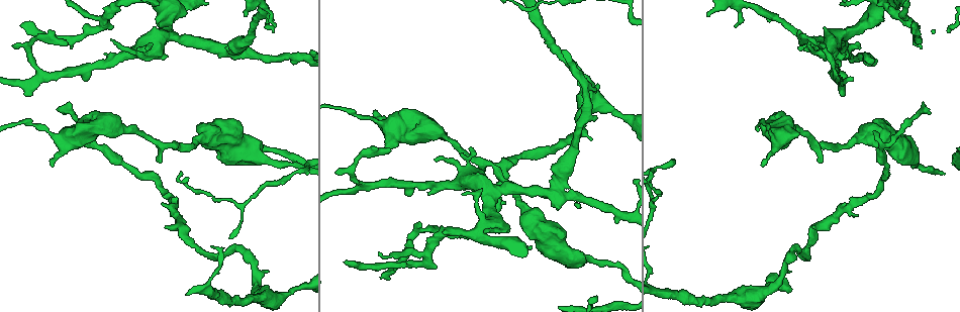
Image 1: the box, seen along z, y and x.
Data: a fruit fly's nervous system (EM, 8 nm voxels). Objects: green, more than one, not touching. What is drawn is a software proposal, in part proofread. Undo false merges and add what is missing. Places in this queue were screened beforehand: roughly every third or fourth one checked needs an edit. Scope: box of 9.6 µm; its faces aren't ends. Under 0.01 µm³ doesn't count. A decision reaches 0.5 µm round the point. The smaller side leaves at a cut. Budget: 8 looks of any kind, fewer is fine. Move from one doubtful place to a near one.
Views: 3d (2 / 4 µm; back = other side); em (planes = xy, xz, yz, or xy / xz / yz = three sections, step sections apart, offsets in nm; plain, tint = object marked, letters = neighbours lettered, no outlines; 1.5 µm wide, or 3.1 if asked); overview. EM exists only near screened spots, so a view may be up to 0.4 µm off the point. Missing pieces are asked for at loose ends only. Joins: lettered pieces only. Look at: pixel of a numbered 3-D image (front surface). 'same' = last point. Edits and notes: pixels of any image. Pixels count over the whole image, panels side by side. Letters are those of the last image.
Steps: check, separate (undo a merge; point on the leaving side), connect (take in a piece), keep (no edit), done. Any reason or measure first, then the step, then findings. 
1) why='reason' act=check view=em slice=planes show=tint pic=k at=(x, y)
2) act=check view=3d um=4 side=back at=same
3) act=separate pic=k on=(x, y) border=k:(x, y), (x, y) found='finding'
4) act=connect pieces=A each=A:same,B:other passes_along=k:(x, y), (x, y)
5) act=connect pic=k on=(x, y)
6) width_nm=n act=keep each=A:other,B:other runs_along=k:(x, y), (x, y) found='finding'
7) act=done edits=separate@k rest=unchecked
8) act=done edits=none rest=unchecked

why='branch stops here' act=check view=em slice=planes show=plain pic=1 at=(148, 50)

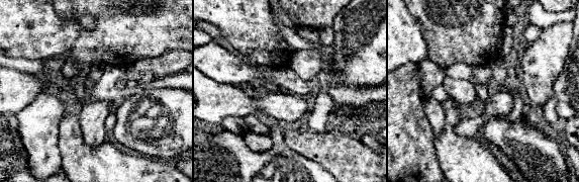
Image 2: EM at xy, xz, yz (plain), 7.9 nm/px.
act=check view=em slice=planes show=letters at=same

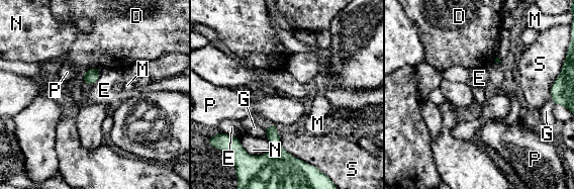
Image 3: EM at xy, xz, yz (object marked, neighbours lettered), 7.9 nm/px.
act=keep each=D:other,E:other,G:other,M:other,N:other,P:other,S:other border=3:(100, 69), (98, 79), (87, 85) found='no lettered piece goes on from it'

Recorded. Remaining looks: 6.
why='thin end' act=check view=3d um=4 pic=1 at=(420, 222)

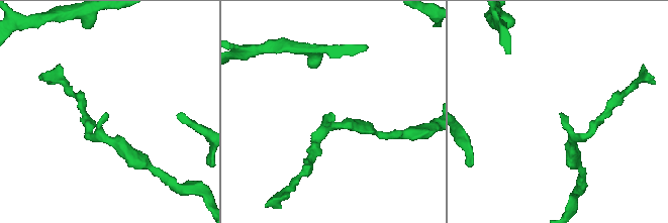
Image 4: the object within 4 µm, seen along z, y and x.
act=check view=em slice=planes show=tint pic=4 at=(105, 115)

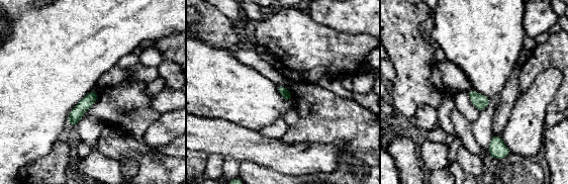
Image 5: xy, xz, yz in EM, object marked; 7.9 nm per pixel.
act=check view=em slice=planes show=letters at=same

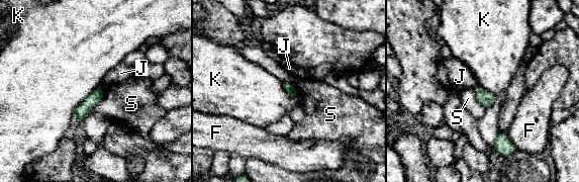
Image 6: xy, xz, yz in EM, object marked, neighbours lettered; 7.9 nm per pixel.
act=keep each=F:other,J:other,K:other,S:other border=6:(103, 88), (84, 99), (74, 120) found='no lettered piece goes on from it'

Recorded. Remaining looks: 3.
why='long arm stops here' act=check view=em slice=xz step=8 show=letters pic=1 at=(346, 259)

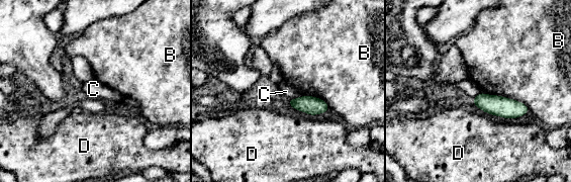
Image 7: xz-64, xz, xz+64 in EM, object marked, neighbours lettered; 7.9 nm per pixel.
act=check view=em slice=planes show=letters at=same

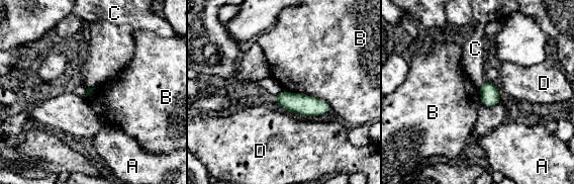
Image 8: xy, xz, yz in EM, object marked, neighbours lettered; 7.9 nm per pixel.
act=keep each=A:other,B:other,C:other,D:other border=8:(282, 89), (315, 96), (331, 108) found='none of them fits'

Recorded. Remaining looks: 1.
act=done edits=none rest=unchecked

